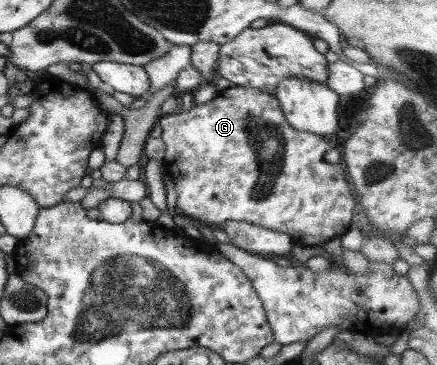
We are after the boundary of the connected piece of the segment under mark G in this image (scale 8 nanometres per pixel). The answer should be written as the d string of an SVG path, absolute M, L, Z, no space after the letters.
M232 86L219 91L214 98L203 104L195 104L187 112L177 111L175 114L159 115L157 118L161 127L161 141L165 144L165 157L162 163L164 171L169 175L169 179L175 186L175 209L187 219L207 224L209 226L219 226L225 221L247 222L251 225L258 225L262 228L272 229L281 233L286 233L293 244L302 246L320 245L333 237L339 237L351 225L351 216L354 215L357 205L354 201L352 189L346 180L344 167L341 163L330 165L323 159L326 151L329 150L327 141L313 135L313 133L303 133L292 129L282 114L279 102L274 95L255 88L244 88Z

